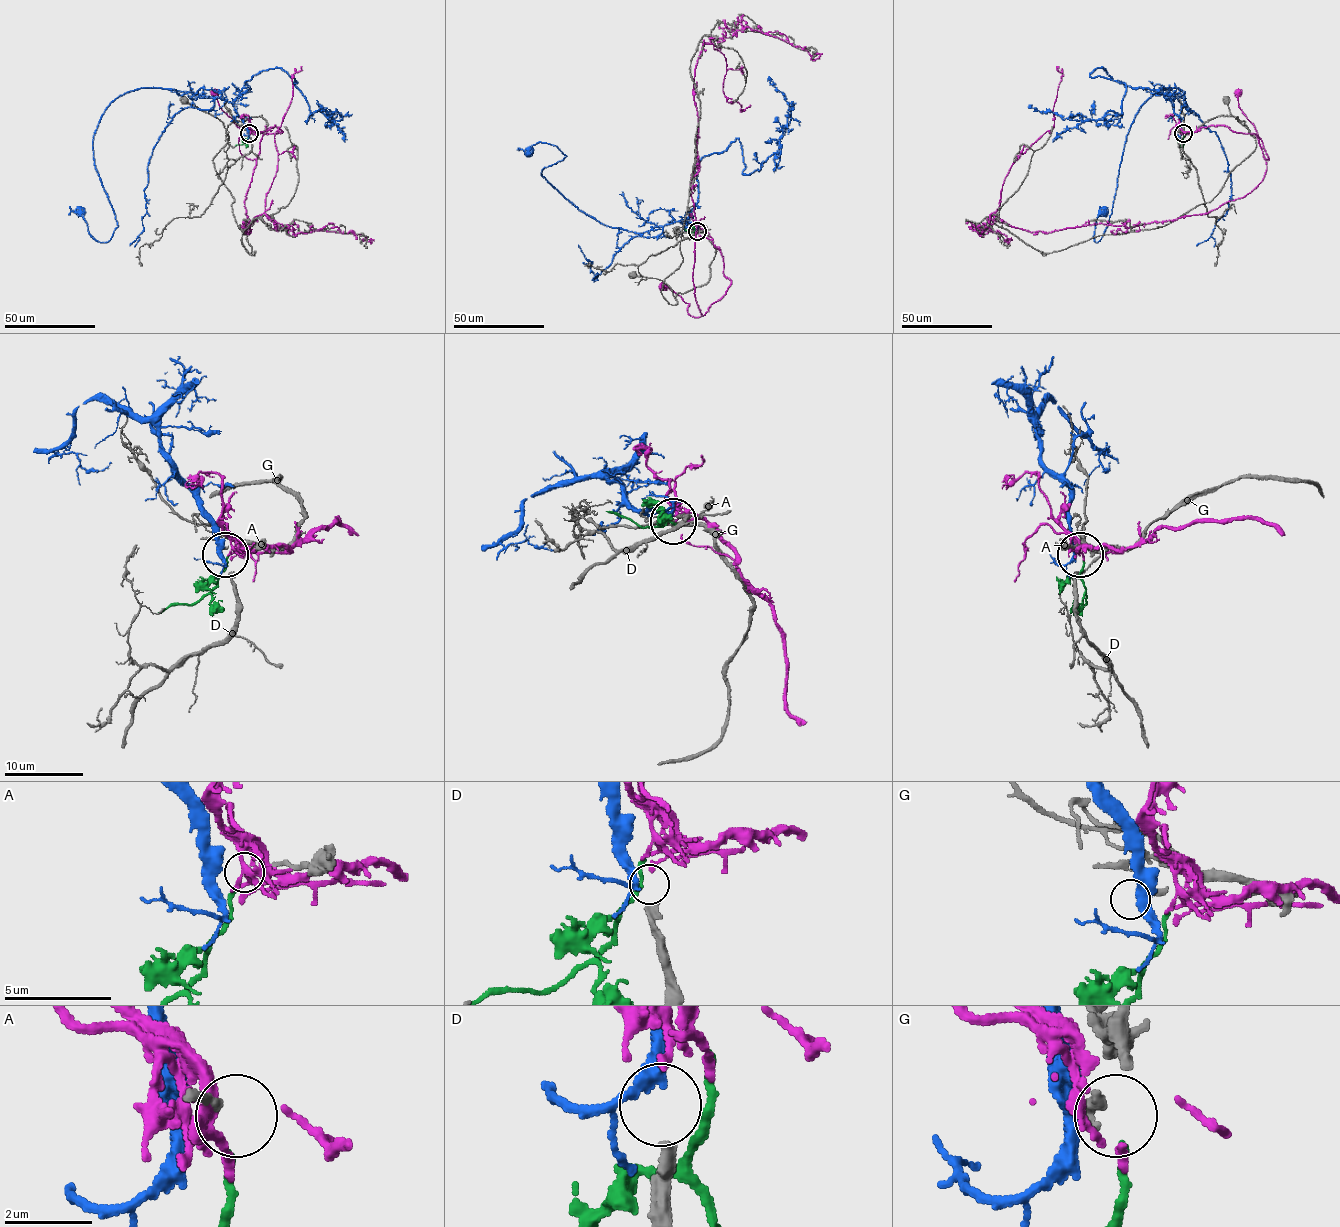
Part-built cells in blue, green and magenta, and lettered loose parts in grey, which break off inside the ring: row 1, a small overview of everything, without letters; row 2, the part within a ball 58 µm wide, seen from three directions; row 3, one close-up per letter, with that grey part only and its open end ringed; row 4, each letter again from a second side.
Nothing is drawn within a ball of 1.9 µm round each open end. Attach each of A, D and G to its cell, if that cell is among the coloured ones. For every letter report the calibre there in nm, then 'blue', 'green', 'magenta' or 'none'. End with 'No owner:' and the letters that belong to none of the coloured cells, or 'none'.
A: 160 nm thick; green
D: 320 nm thick; blue
G: 320 nm thick; none
No owner: G

